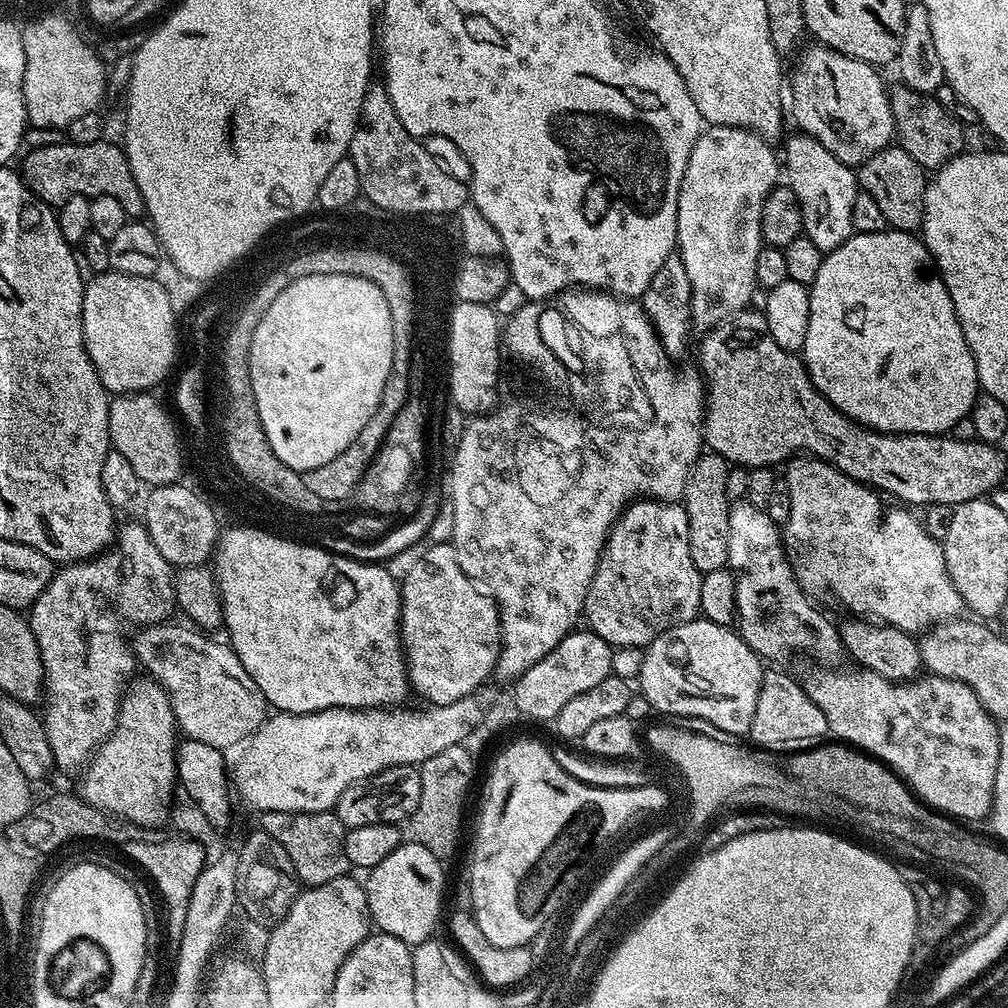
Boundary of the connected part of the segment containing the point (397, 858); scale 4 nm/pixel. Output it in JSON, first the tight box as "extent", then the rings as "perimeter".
{"extent":[363,842,445,946],"perimeter":[[[401,842],[394,854],[389,854],[367,873],[368,880],[363,881],[364,893],[368,899],[368,909],[373,925],[379,931],[398,938],[402,943],[415,946],[433,939],[436,923],[440,920],[440,907],[444,904],[444,868],[445,865],[426,846],[415,842]]]}

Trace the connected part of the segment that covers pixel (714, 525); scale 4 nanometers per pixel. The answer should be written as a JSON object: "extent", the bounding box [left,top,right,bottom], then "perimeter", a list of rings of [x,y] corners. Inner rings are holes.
{"extent":[682,450,730,574],"perimeter":[[[711,450],[701,451],[699,458],[692,464],[688,481],[684,487],[682,503],[688,519],[688,537],[690,538],[690,558],[698,566],[701,574],[718,570],[728,563],[728,531],[730,501],[726,494],[726,474],[728,461]]]}

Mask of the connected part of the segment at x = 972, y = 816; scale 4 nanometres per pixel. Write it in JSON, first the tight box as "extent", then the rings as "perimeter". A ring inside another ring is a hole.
{"extent":[804,667,1000,822],"perimeter":[[[851,667],[844,668],[841,672],[816,672],[804,684],[806,694],[816,703],[818,710],[822,710],[822,714],[826,714],[829,733],[837,741],[843,742],[859,751],[867,752],[868,755],[874,756],[876,759],[881,760],[883,764],[888,765],[927,807],[937,813],[953,817],[960,822],[980,820],[983,816],[985,819],[991,813],[992,803],[994,802],[994,782],[998,774],[998,758],[1000,757],[1000,724],[997,717],[991,716],[982,706],[982,702],[978,702],[978,694],[974,694],[974,690],[970,690],[970,686],[966,686],[962,682],[951,680],[950,678],[942,678],[941,676],[921,674],[909,679],[907,682],[897,682],[882,678],[882,674],[874,674],[869,668]]]}

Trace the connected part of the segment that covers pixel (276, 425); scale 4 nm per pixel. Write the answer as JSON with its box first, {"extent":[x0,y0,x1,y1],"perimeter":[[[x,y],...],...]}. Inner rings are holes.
{"extent":[249,274,396,471],"perimeter":[[[314,274],[286,286],[259,323],[249,360],[254,399],[270,446],[294,471],[314,471],[338,457],[376,412],[396,353],[396,338],[388,331],[389,309],[382,290],[366,277]]]}

